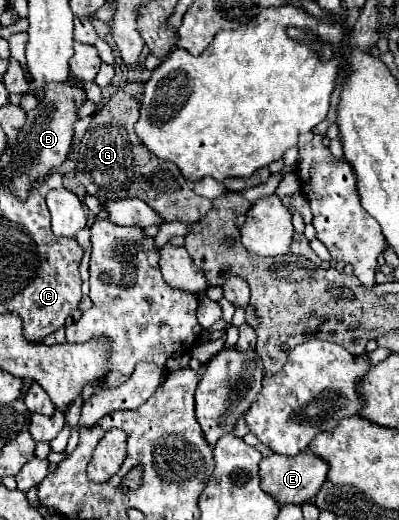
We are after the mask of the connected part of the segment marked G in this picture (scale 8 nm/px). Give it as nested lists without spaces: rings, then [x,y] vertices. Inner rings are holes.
[[[119,88],[109,102],[95,112],[79,144],[75,178],[91,196],[99,200],[139,198],[147,202],[147,206],[151,206],[163,218],[163,222],[197,222],[211,210],[211,200],[197,196],[191,182],[179,174],[179,168],[173,162],[163,162],[161,158],[155,158],[155,154],[149,154],[133,130],[137,120],[139,98]]]

